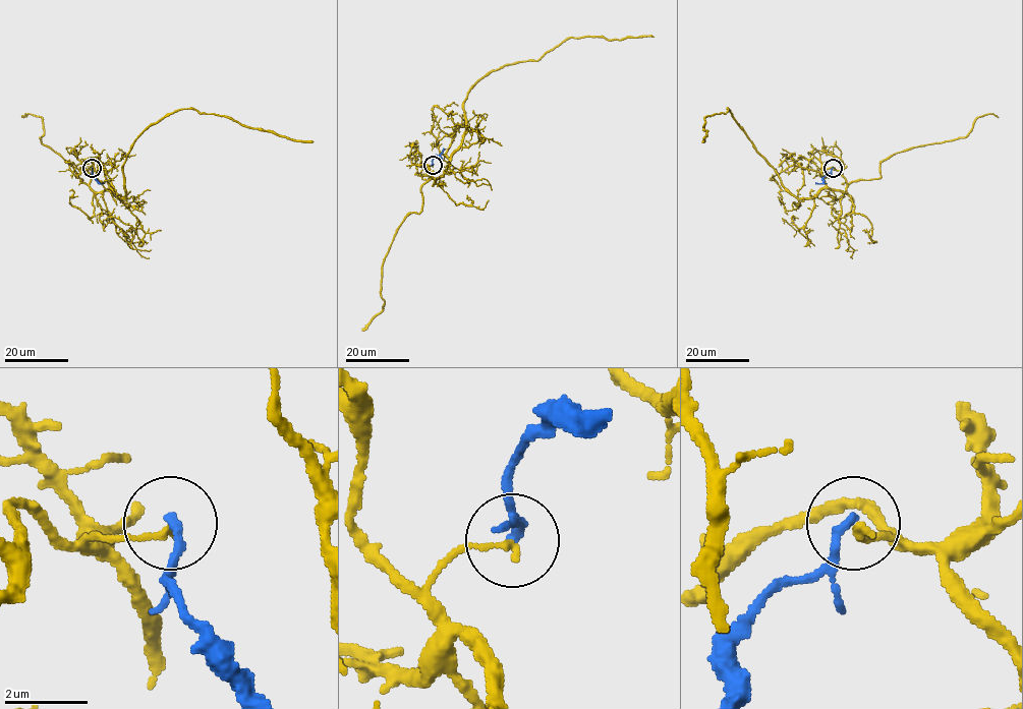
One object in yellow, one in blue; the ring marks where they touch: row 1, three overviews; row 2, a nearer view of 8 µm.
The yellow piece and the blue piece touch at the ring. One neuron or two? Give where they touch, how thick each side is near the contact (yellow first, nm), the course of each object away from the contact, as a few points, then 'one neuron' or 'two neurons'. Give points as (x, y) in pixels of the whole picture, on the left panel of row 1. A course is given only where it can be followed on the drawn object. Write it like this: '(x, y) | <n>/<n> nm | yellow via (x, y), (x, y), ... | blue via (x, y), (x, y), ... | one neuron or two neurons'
(92, 168) | 160/240 nm | yellow via (92, 168), (86, 171), (93, 189), (125, 196), (126, 154), (150, 126), (179, 110), (313, 142) | blue via (92, 168), (92, 174), (100, 183), (103, 182) | two neurons

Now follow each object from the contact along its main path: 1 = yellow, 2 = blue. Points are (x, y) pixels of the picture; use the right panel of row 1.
1: (833, 168), (846, 182), (845, 192), (820, 189), (811, 197), (794, 196), (728, 109), (704, 118), (703, 142)
2: (833, 168), (821, 183), (815, 182)

